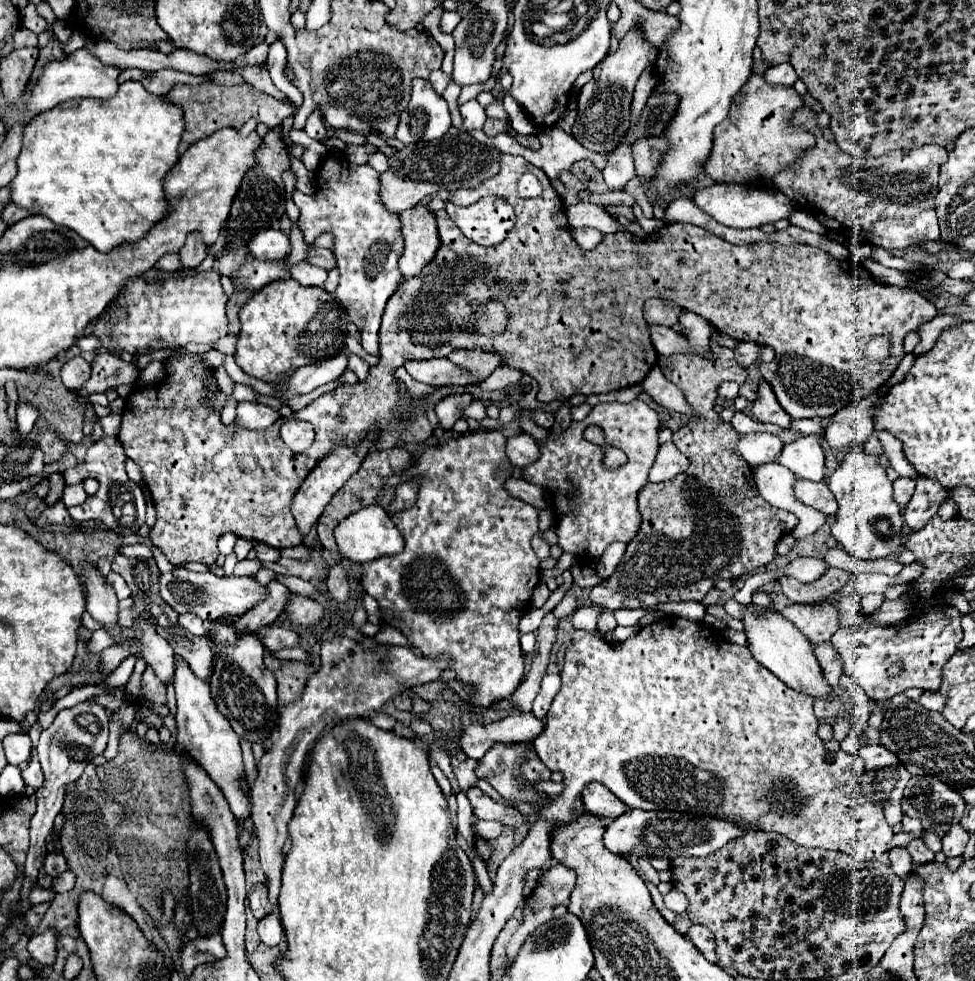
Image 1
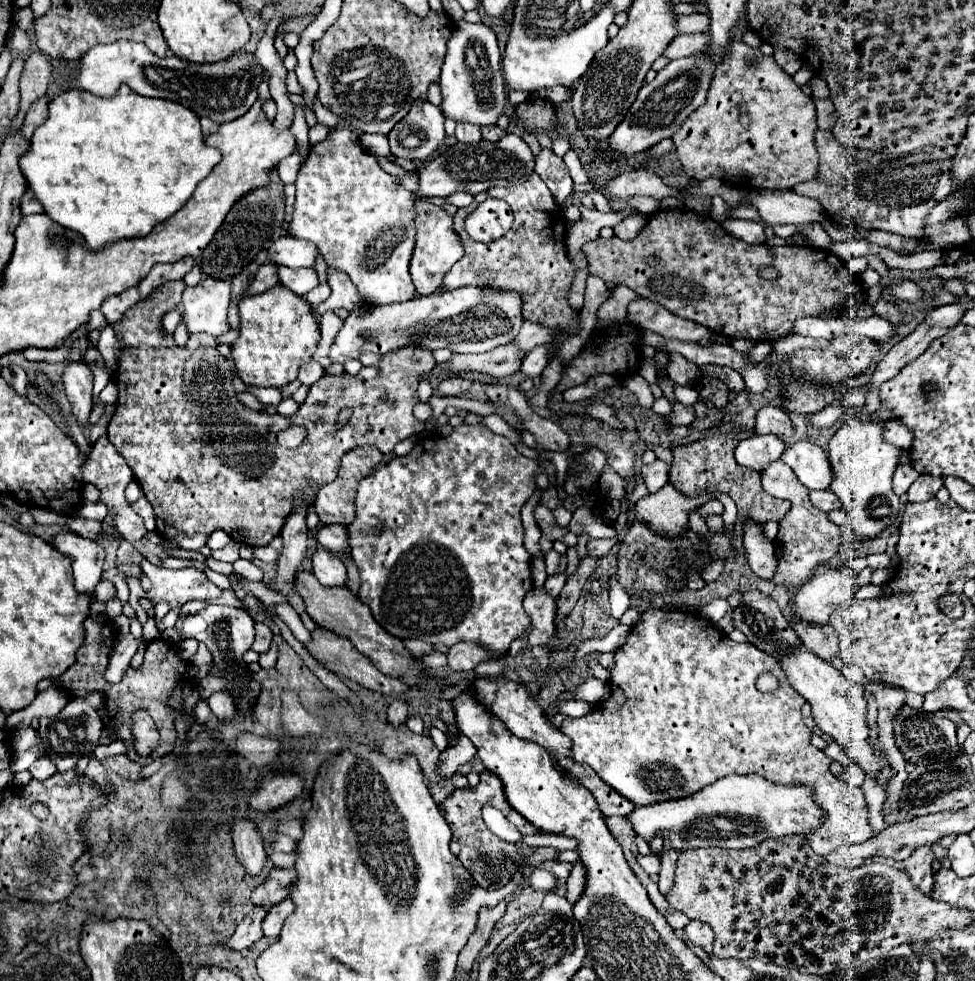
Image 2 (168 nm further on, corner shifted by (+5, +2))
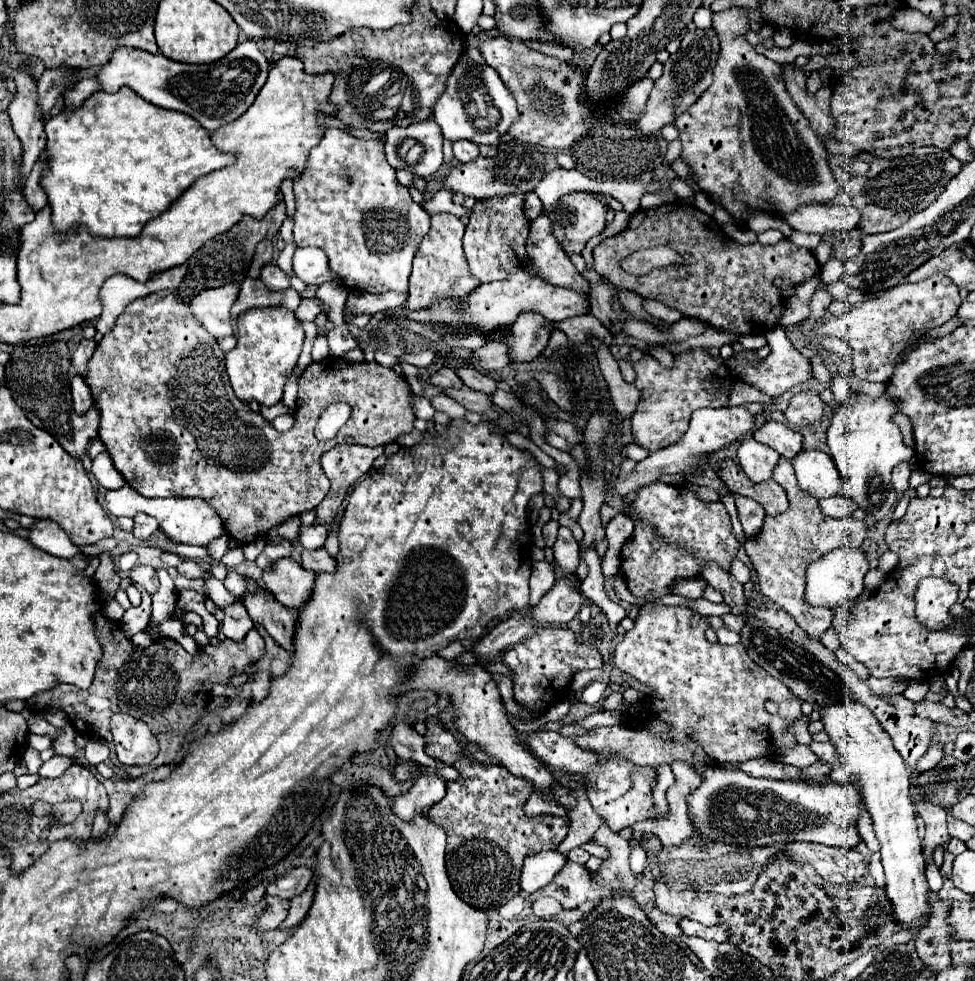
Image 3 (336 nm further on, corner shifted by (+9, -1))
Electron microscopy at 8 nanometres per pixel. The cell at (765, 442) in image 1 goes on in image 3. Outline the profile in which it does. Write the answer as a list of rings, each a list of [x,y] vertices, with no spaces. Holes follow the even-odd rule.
[[[751,436],[743,438],[737,450],[737,456],[739,456],[739,466],[745,470],[747,478],[753,482],[769,480],[773,474],[773,468],[779,462],[779,456],[777,452],[773,452],[773,448],[753,440]]]

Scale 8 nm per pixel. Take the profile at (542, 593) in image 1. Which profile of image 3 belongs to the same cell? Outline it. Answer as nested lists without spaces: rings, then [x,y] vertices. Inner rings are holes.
[[[559,528],[559,536],[553,546],[553,552],[555,552],[555,562],[557,562],[559,572],[563,576],[571,576],[577,568],[579,546],[577,546],[577,540],[573,538],[569,528]]]

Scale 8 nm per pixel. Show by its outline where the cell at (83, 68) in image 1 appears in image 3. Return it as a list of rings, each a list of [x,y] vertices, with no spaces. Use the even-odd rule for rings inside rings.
[[[245,40],[235,46],[219,64],[193,66],[183,62],[173,62],[163,54],[149,54],[135,48],[115,48],[107,64],[97,72],[101,90],[117,92],[121,86],[129,86],[135,94],[147,102],[183,112],[195,118],[207,132],[215,132],[219,126],[237,120],[253,104],[257,92],[267,80],[269,62],[259,50],[255,40]]]

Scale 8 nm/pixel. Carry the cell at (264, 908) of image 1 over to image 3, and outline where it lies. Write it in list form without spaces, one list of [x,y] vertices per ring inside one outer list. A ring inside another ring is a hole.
[[[305,866],[293,868],[291,872],[279,876],[275,882],[271,882],[267,886],[267,894],[279,896],[283,900],[291,900],[293,896],[301,894],[309,886],[311,878],[313,878],[313,872],[309,868],[305,868]]]

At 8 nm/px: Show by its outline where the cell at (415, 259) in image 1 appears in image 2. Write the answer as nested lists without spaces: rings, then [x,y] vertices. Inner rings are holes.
[[[417,199],[417,245],[411,257],[411,277],[421,297],[427,297],[441,289],[445,273],[463,257],[463,243],[453,229],[453,217],[429,201]]]

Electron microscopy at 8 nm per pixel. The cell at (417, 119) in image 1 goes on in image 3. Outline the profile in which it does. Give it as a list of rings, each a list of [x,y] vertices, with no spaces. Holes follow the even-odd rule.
[[[433,118],[407,128],[391,128],[385,134],[385,154],[389,164],[419,174],[421,178],[431,178],[443,164],[441,144],[441,128]]]

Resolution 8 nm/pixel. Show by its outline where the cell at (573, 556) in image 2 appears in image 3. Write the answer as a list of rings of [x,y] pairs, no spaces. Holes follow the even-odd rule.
[[[549,520],[549,522],[543,526],[543,536],[545,536],[545,544],[547,544],[547,546],[553,546],[553,544],[555,544],[557,530],[559,530],[559,524],[557,524],[555,520]]]

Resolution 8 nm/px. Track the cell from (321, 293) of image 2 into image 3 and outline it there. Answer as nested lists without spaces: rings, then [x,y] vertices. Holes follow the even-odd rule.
[[[303,298],[301,306],[295,310],[297,320],[315,320],[315,316],[321,312],[321,300],[319,298]]]

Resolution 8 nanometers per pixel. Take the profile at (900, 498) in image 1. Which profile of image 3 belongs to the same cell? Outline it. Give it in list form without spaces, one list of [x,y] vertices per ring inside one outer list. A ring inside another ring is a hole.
[[[901,462],[893,468],[893,488],[897,494],[901,494],[909,488],[909,476],[911,476],[909,462]]]

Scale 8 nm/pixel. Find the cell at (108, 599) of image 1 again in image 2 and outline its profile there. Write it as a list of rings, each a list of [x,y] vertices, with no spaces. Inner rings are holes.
[[[57,533],[51,543],[57,551],[73,559],[75,589],[79,593],[93,595],[95,585],[99,583],[103,573],[103,559],[105,559],[103,547],[75,533]]]

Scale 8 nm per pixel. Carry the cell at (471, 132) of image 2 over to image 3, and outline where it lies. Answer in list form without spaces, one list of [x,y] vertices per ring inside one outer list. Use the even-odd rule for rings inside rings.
[[[455,140],[453,142],[453,154],[459,162],[469,162],[479,156],[479,146],[469,140]]]

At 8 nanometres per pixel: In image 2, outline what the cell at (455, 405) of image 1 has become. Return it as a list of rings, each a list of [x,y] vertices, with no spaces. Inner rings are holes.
[[[447,377],[439,383],[437,387],[437,395],[441,397],[447,397],[447,395],[463,395],[467,393],[471,387],[471,381],[469,379],[463,379],[463,377]]]

